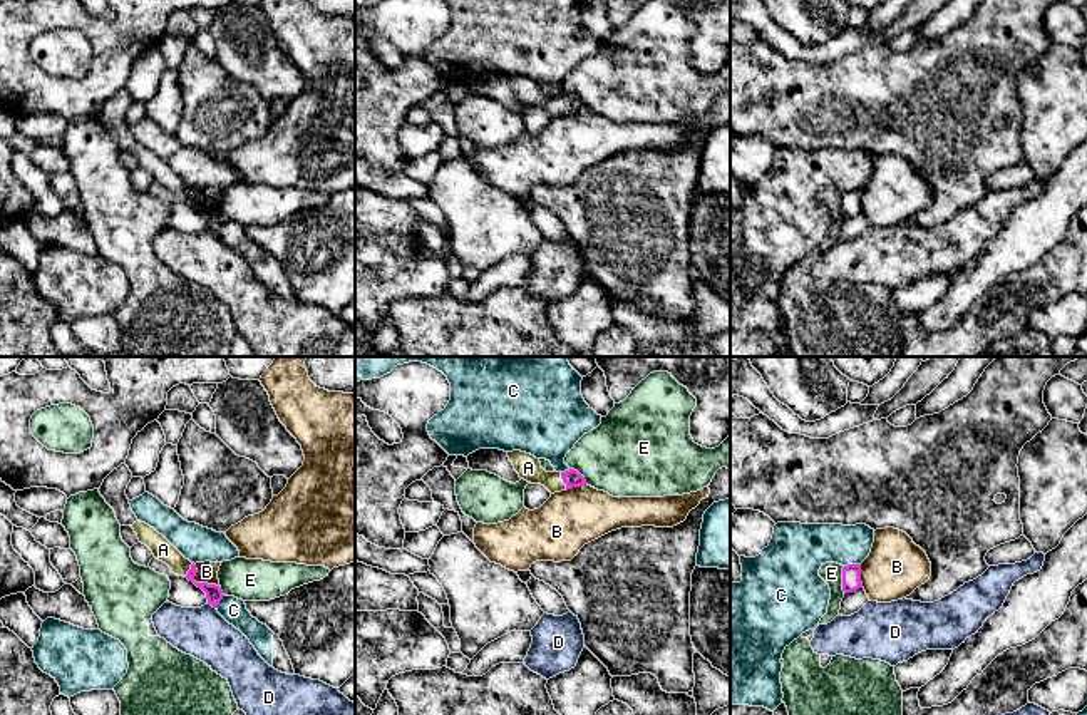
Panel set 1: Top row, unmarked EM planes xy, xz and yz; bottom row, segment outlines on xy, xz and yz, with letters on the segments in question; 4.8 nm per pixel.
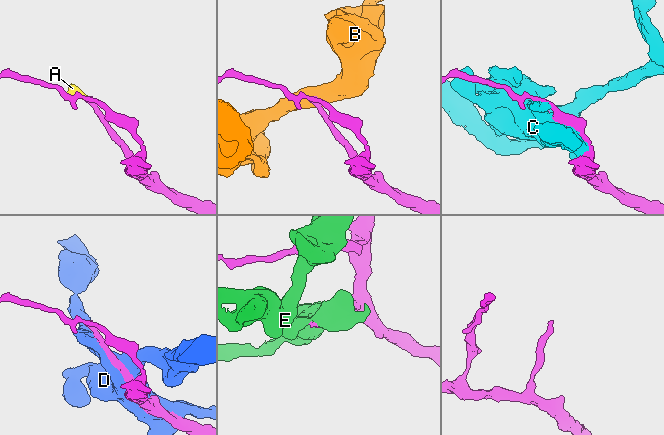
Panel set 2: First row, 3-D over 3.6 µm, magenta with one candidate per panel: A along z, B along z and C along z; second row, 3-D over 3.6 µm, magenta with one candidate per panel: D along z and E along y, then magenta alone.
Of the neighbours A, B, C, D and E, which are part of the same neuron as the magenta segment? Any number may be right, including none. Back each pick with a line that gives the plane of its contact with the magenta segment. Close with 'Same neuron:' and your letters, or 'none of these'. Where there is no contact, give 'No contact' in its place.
A: Touches magenta in xz
Same neuron: A

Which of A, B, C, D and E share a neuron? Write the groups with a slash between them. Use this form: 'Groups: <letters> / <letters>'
Groups: A / B / C / D / E

